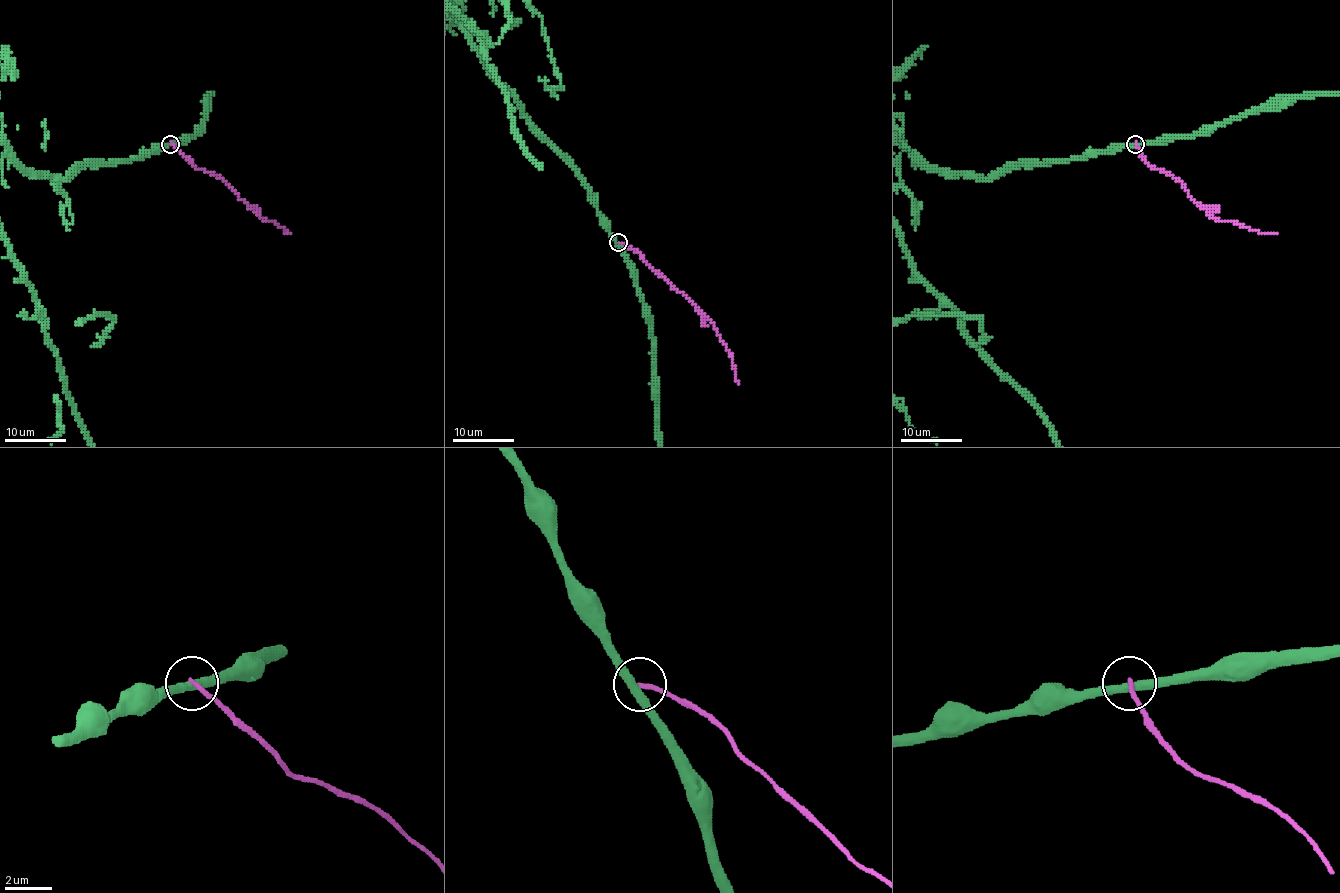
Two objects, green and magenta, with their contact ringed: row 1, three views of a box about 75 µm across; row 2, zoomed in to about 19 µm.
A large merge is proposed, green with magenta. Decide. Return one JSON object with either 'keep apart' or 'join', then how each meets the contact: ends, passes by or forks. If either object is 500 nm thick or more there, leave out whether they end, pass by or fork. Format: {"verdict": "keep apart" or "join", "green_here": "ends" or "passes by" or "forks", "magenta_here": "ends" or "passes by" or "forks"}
{"verdict": "keep apart", "green_here": "passes by", "magenta_here": "ends"}

